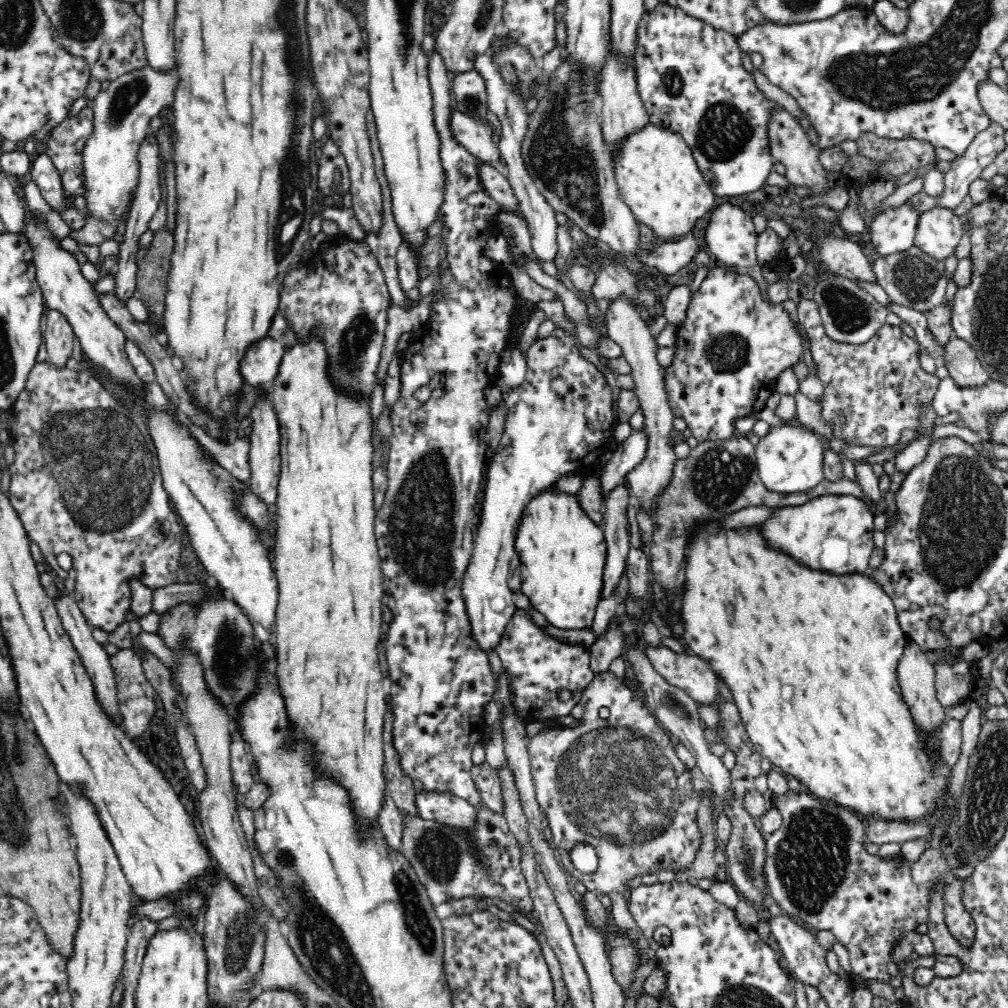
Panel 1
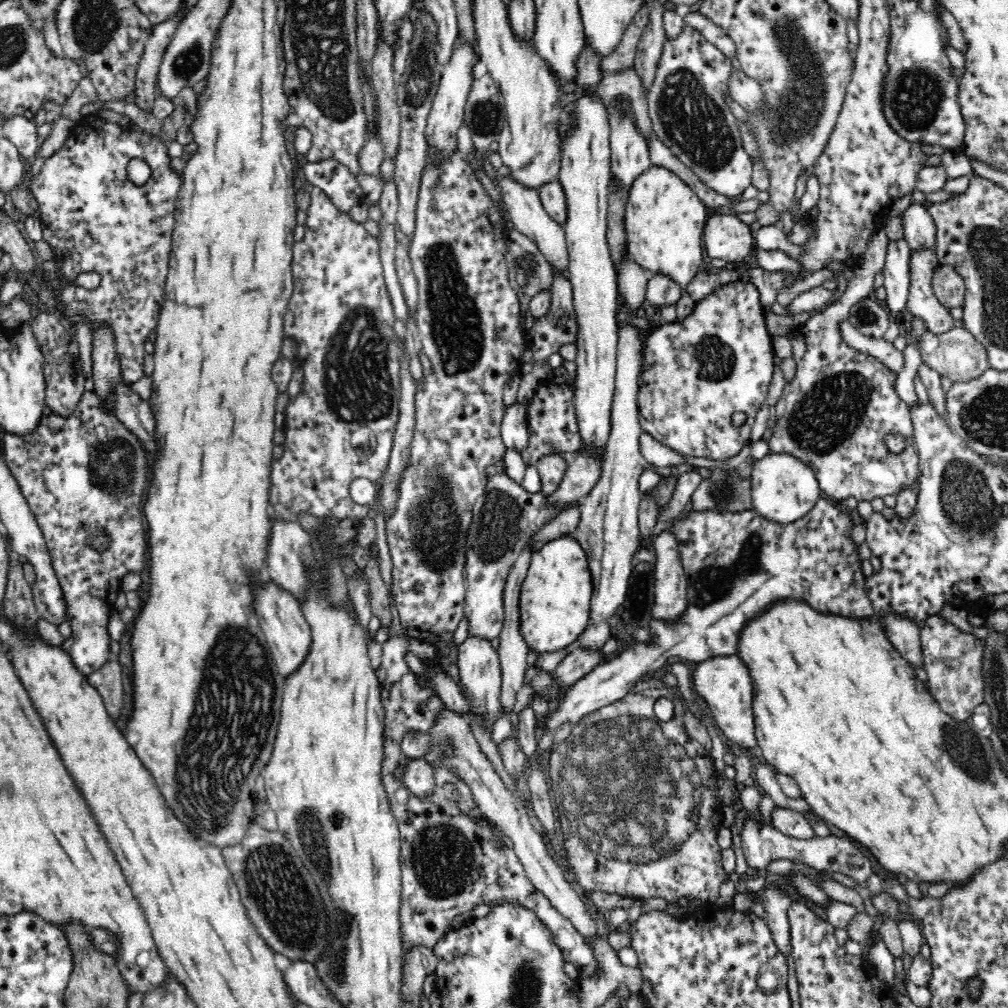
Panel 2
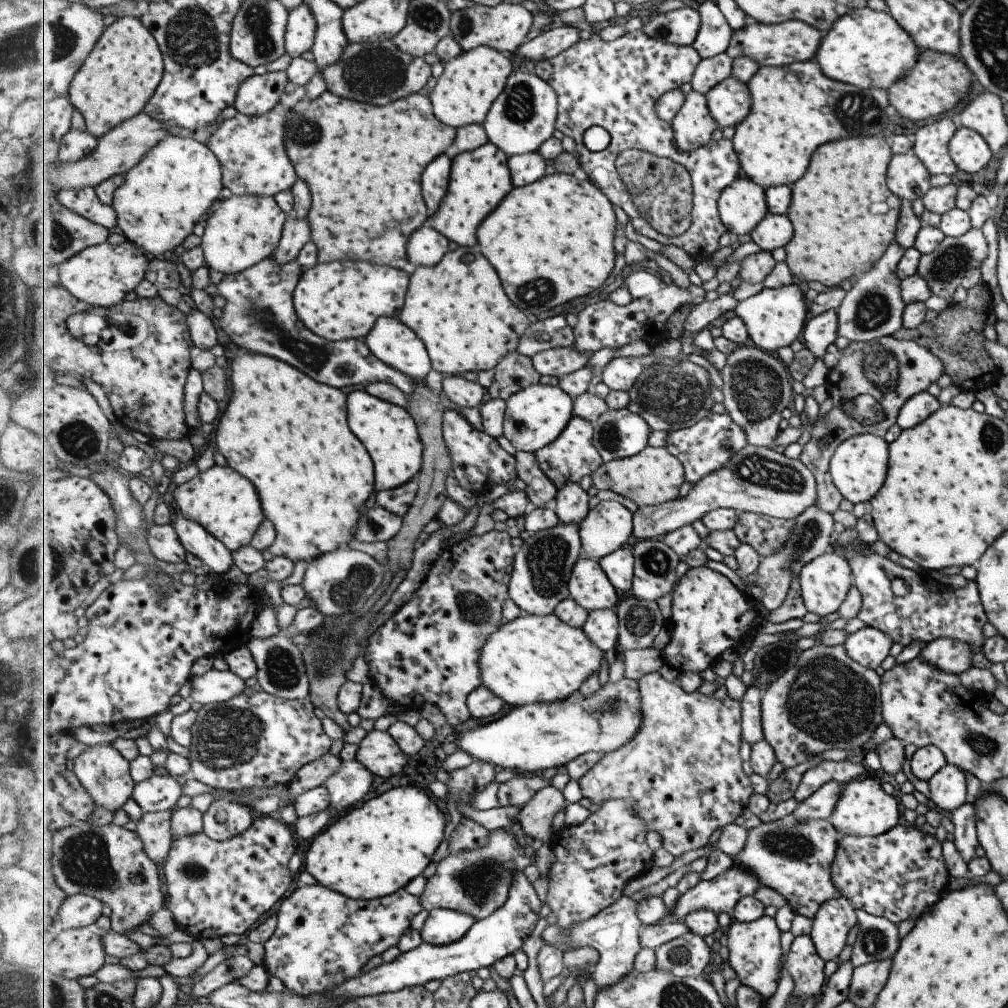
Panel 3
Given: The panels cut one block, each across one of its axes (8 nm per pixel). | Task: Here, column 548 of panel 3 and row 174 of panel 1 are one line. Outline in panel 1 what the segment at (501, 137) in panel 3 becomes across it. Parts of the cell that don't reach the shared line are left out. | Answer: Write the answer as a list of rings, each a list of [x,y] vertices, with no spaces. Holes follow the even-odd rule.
[[[148,65],[128,72],[110,81],[106,90],[100,91],[92,100],[92,130],[85,138],[81,146],[81,168],[83,171],[83,197],[86,198],[86,214],[84,224],[70,232],[70,238],[86,246],[100,248],[102,242],[114,240],[116,232],[124,228],[124,220],[128,216],[130,204],[134,200],[134,192],[140,178],[140,148],[149,138],[150,122],[154,116],[160,114],[160,110],[173,102],[173,94],[176,90],[177,71],[172,70],[168,74],[154,72]]]

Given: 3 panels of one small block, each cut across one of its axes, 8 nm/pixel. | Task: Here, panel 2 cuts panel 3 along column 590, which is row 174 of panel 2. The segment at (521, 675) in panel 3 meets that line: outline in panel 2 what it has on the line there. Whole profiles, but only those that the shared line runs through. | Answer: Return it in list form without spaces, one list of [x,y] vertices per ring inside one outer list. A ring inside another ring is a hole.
[[[650,164],[644,172],[633,178],[627,190],[625,227],[629,256],[647,273],[666,273],[678,281],[680,286],[686,286],[699,272],[704,260],[702,234],[706,220],[708,220],[708,210],[704,201],[696,195],[695,189],[678,173],[672,172],[672,169]]]

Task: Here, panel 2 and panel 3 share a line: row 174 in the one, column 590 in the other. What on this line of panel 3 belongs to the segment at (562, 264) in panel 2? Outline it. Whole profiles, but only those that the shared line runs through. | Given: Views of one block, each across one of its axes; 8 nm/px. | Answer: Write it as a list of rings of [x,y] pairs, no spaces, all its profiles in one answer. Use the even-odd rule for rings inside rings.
[[[569,482],[564,489],[559,490],[553,507],[561,522],[582,525],[592,509],[589,494],[579,486],[579,483]]]

